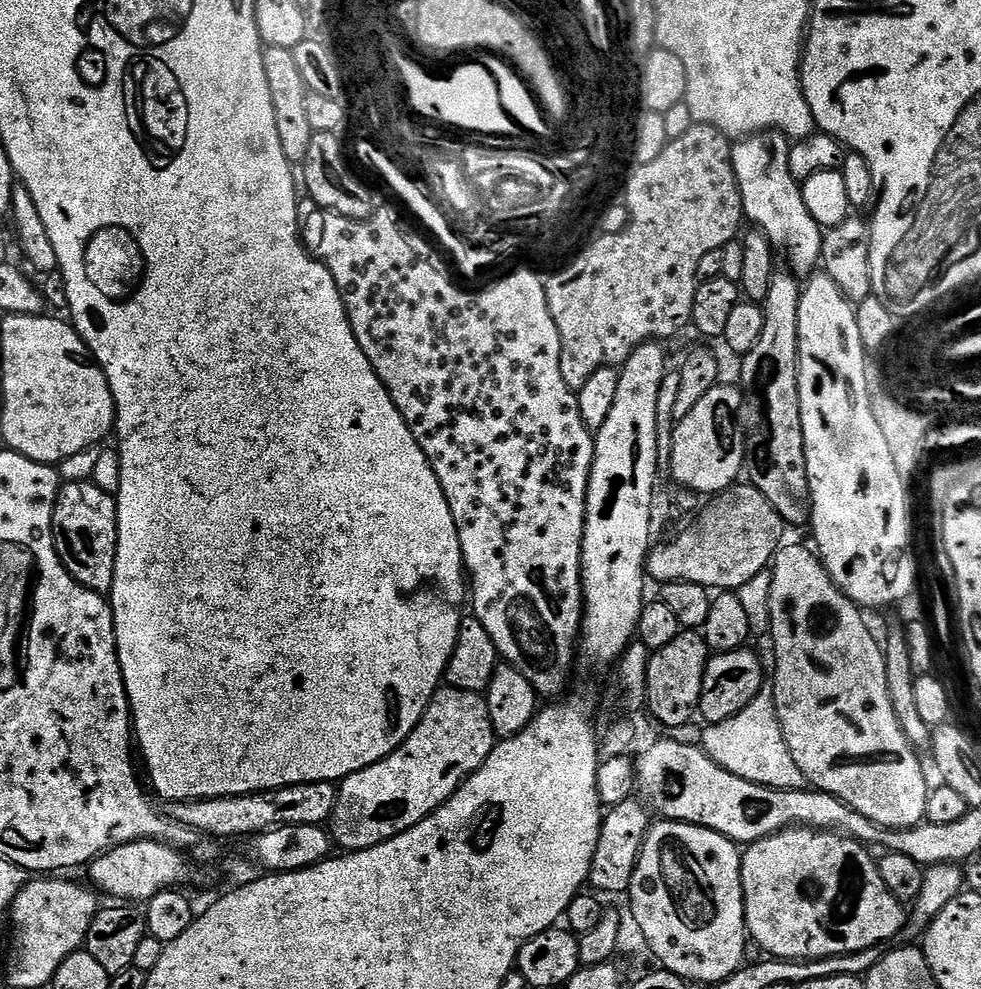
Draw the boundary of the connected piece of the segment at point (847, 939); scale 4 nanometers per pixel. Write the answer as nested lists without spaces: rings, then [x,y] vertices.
[[[799,826],[783,828],[781,832],[762,838],[743,849],[740,857],[740,878],[744,891],[744,927],[747,935],[752,942],[758,944],[764,954],[778,960],[821,960],[831,956],[861,952],[872,948],[875,944],[887,945],[888,940],[901,935],[906,923],[905,905],[898,898],[894,898],[892,891],[882,882],[878,864],[870,858],[867,847],[838,832],[821,832],[819,828]]]

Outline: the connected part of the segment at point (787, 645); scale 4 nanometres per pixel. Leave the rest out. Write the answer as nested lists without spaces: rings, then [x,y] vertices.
[[[785,543],[773,557],[770,571],[770,641],[776,647],[776,673],[771,673],[770,687],[786,746],[798,762],[798,770],[813,789],[849,804],[858,814],[866,814],[870,822],[883,828],[915,828],[924,820],[930,783],[916,757],[917,749],[898,726],[894,706],[890,706],[881,641],[876,641],[864,621],[865,613],[842,595],[811,547]]]

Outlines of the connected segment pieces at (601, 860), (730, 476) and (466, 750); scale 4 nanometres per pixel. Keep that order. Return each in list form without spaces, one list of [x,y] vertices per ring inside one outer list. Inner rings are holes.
[[[631,798],[621,804],[609,807],[603,813],[600,822],[600,837],[598,846],[594,850],[594,862],[590,866],[588,884],[597,893],[620,892],[627,893],[628,887],[632,885],[636,863],[640,857],[640,851],[644,840],[648,837],[650,827],[650,812],[639,799]]]
[[[717,383],[716,387],[702,394],[698,406],[694,406],[694,410],[690,410],[690,414],[678,421],[672,430],[670,471],[677,480],[675,483],[699,492],[704,498],[731,488],[745,471],[746,432],[740,429],[740,411],[746,396],[739,387],[731,388],[724,383]]]
[[[437,688],[418,726],[398,750],[339,781],[330,821],[335,847],[348,854],[361,852],[418,826],[480,769],[497,743],[488,701],[481,693]]]

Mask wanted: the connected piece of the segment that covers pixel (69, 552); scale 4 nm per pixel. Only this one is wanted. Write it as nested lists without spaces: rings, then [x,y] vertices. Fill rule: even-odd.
[[[88,478],[65,483],[54,506],[52,537],[60,561],[83,588],[111,593],[118,550],[118,518],[115,495],[107,487],[93,484]]]

